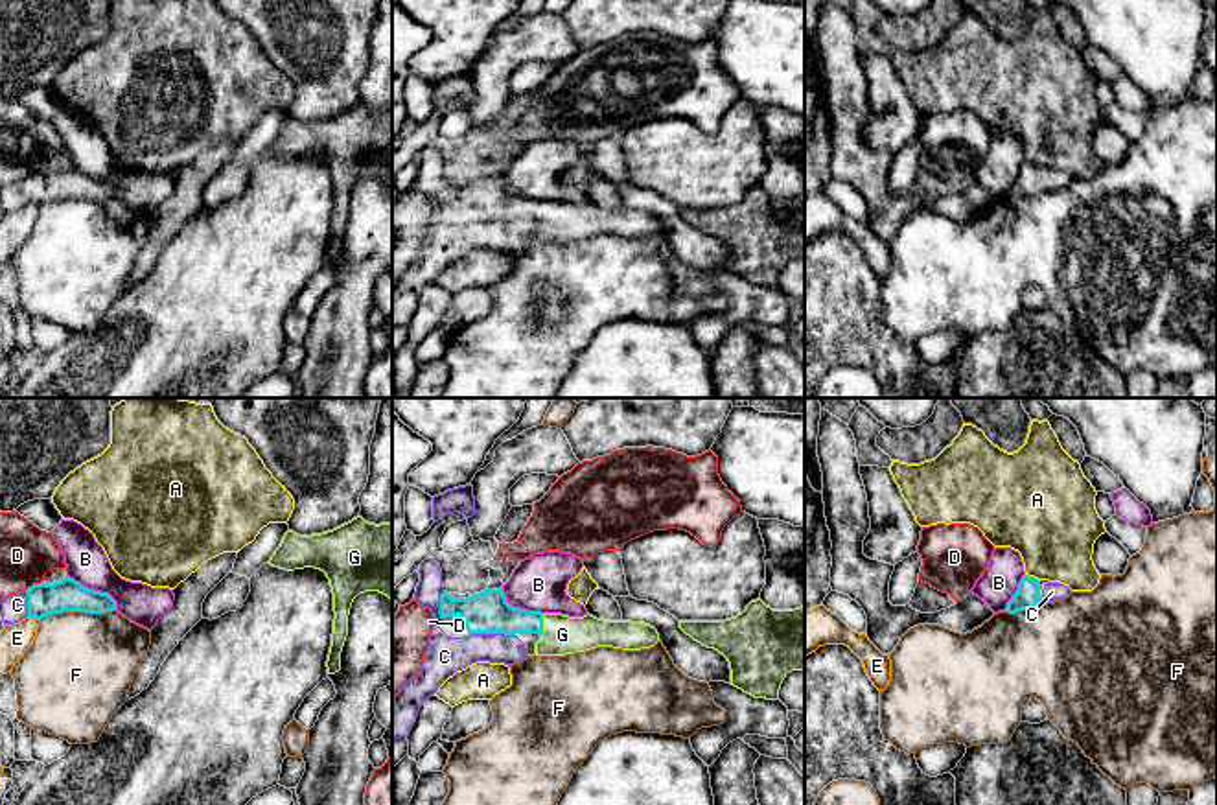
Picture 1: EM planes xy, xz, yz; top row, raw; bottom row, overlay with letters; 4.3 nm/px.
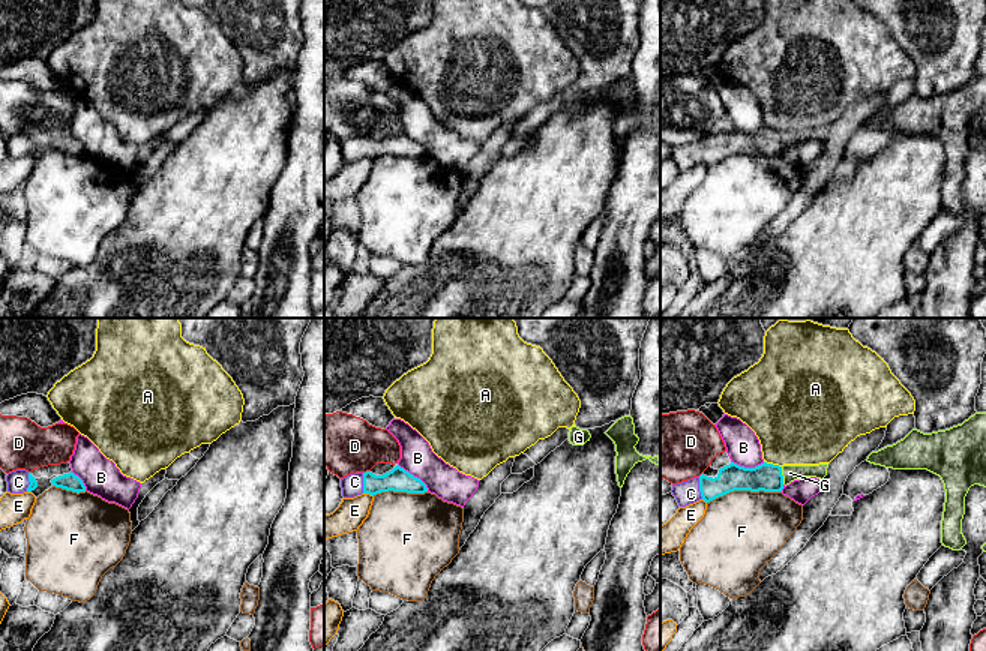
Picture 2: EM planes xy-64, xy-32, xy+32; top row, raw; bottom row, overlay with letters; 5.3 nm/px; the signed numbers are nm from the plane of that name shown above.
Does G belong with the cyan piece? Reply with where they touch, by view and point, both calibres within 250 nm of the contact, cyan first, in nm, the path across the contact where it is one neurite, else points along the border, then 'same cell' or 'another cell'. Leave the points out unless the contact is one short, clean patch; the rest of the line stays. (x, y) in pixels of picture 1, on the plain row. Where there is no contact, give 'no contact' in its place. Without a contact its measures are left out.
xz (542, 212) | 190/170 nm | same cell

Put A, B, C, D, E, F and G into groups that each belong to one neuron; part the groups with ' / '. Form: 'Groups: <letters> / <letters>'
Groups: A / B / C G / D / E / F

